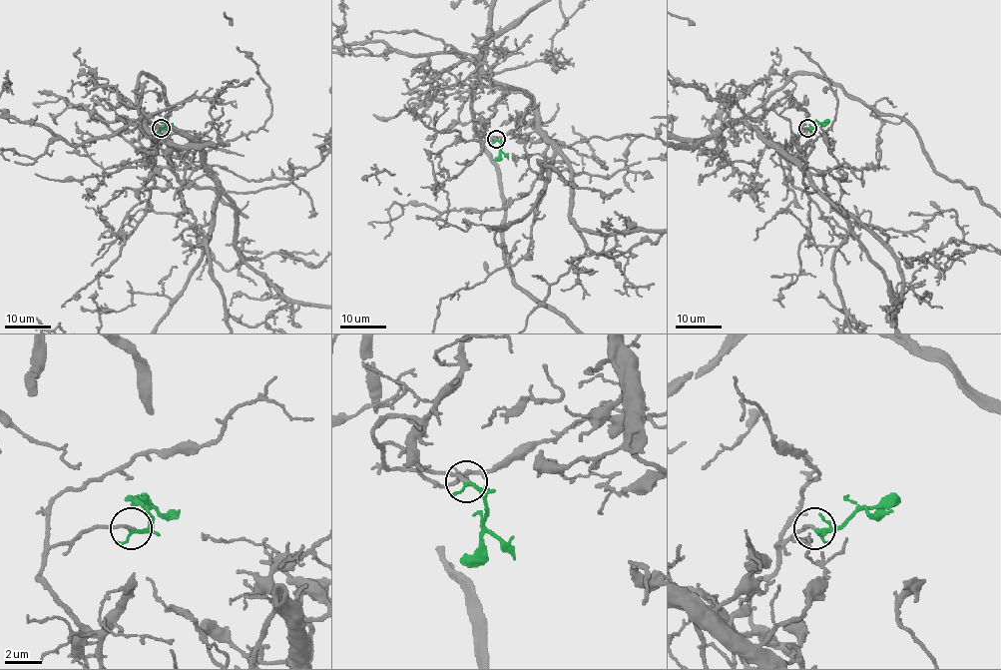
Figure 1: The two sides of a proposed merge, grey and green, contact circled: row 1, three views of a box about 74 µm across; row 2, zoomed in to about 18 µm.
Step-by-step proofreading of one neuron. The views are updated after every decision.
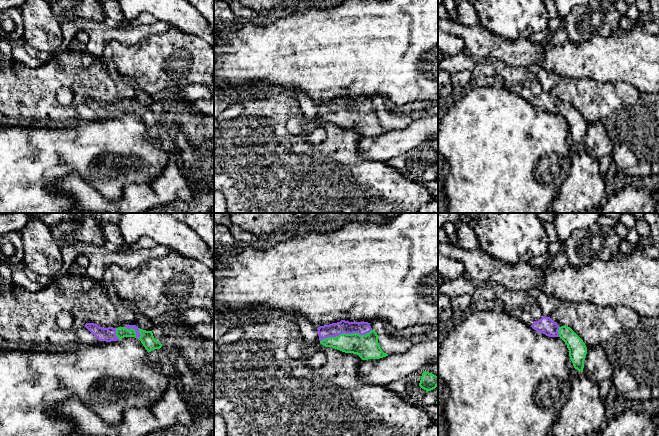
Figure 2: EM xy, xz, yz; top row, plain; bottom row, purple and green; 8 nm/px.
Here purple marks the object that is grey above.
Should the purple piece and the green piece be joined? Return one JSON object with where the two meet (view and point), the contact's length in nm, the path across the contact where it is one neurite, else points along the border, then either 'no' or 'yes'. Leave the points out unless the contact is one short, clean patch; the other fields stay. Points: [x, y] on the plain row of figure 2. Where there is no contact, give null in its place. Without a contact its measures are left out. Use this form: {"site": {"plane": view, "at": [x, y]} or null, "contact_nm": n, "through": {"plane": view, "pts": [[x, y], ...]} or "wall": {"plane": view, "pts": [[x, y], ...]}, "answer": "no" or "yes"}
{"site": {"plane": "xz", "at": [345, 108]}, "contact_nm": 420, "through": {"plane": "xz", "pts": [[335, 105], [338, 108], [345, 108], [366, 122]]}, "answer": "yes"}

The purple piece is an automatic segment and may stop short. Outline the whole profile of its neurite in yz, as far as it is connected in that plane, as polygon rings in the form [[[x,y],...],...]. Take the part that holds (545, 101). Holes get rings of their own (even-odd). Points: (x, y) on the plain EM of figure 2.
[[[545,92],[538,97],[534,97],[531,103],[546,112],[560,113],[567,121],[569,133],[574,144],[579,148],[583,147],[587,123],[583,116],[570,103],[560,103],[550,93]]]

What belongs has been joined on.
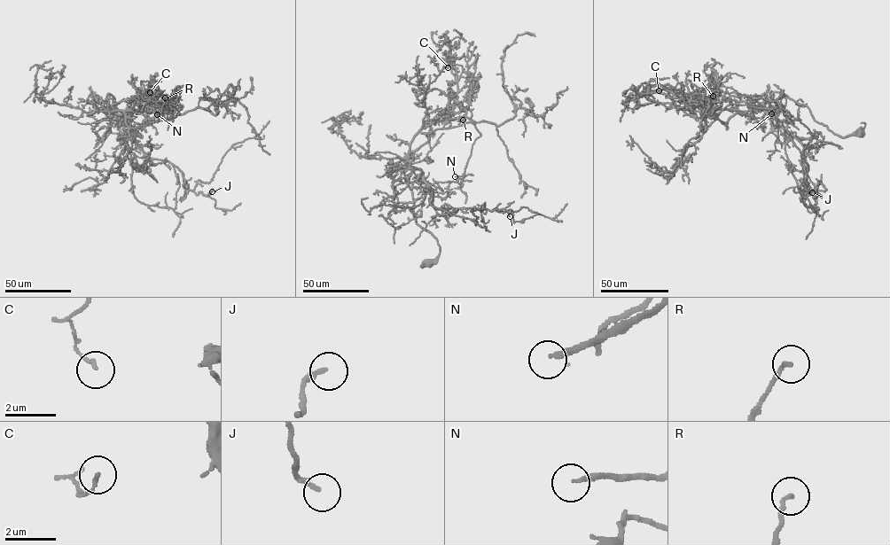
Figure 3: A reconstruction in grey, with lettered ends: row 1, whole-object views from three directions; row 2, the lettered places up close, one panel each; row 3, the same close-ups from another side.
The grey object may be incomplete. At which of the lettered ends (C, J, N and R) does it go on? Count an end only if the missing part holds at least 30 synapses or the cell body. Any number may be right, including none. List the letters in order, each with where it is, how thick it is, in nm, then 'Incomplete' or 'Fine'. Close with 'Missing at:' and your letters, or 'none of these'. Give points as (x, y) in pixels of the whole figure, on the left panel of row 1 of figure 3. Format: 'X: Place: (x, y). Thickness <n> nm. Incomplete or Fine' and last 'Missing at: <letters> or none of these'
C: Place: (150, 92). Thickness 130 nm. Fine
J: Place: (212, 191). Thickness 180 nm. Fine
N: Place: (157, 114). Thickness 190 nm. Incomplete
R: Place: (165, 97). Thickness 150 nm. Fine
Missing at: N

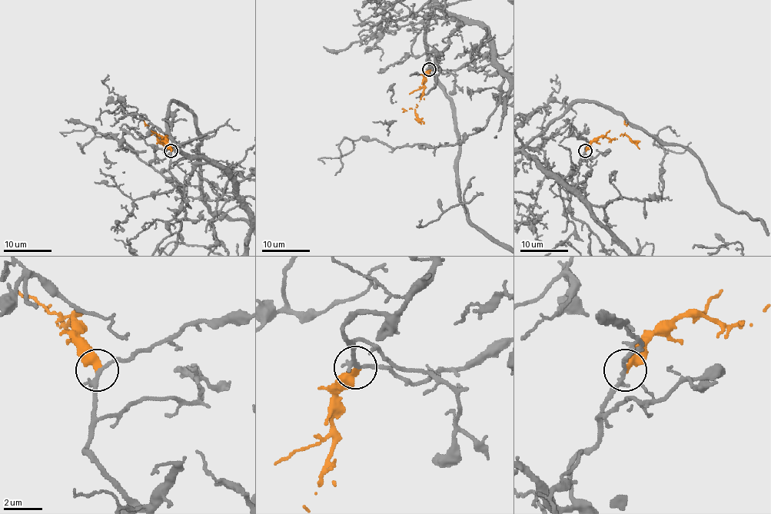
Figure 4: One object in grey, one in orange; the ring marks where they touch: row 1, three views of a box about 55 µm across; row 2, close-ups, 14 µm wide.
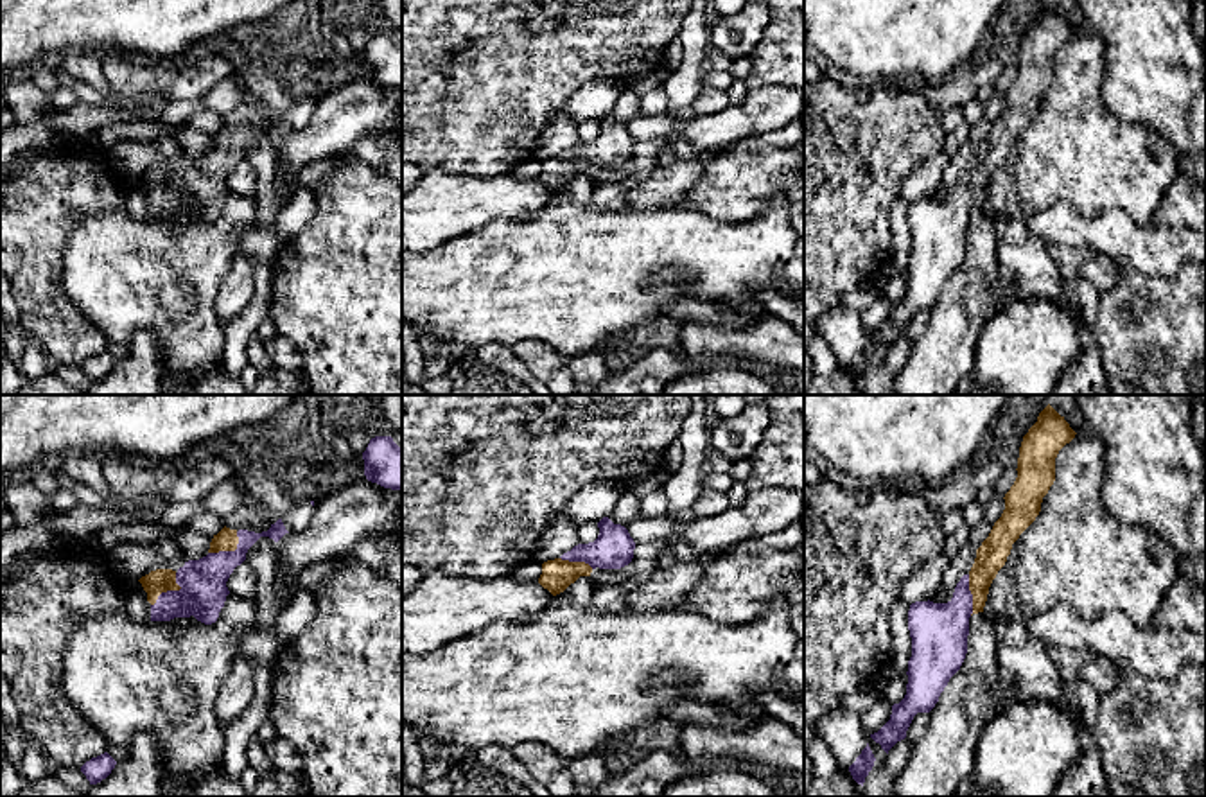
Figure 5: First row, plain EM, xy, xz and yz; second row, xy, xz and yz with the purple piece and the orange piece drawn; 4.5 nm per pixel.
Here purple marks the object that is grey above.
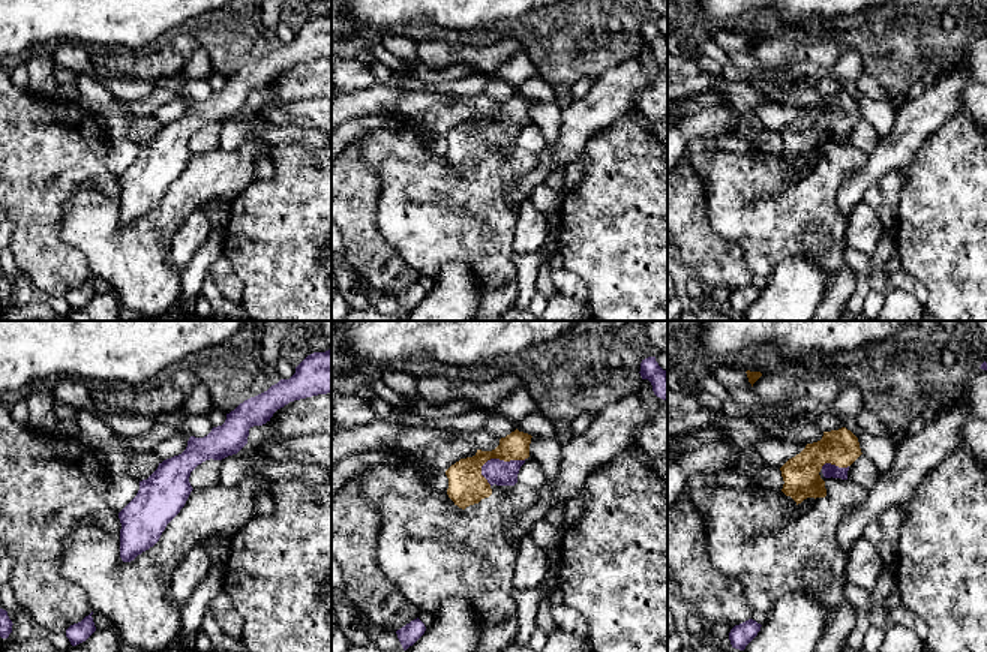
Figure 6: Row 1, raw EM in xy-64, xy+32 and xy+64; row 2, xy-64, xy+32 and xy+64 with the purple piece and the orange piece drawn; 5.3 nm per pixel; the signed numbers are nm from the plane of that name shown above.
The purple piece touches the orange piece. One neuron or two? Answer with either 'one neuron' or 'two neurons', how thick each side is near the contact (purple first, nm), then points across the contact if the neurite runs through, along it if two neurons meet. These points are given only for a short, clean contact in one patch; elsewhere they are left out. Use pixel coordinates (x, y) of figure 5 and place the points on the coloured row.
one neuron; 220 nm thick on the purple side, 110 nm on the other; runs through xy (203, 591), (171, 591), (160, 580)

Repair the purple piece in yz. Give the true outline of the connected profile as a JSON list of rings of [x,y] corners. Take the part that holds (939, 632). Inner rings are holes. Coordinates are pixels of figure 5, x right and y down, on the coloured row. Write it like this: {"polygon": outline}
{"polygon": [[[1050,404],[1023,436],[1018,477],[1005,494],[1005,510],[976,549],[967,574],[948,603],[915,601],[908,610],[912,657],[906,695],[892,705],[890,720],[870,738],[888,750],[906,738],[917,713],[930,713],[967,653],[969,617],[983,612],[989,587],[1005,565],[1012,544],[1036,521],[1043,497],[1055,481],[1055,458],[1075,431]]]}

